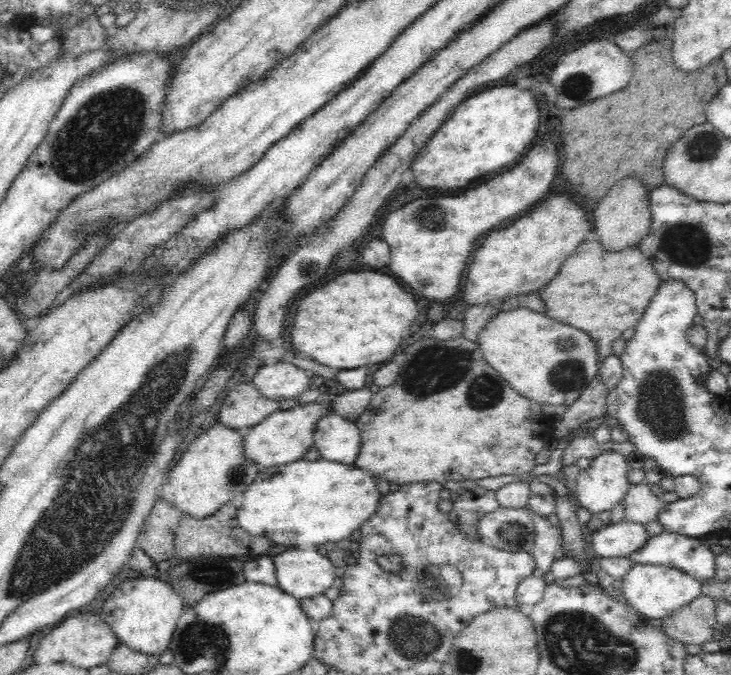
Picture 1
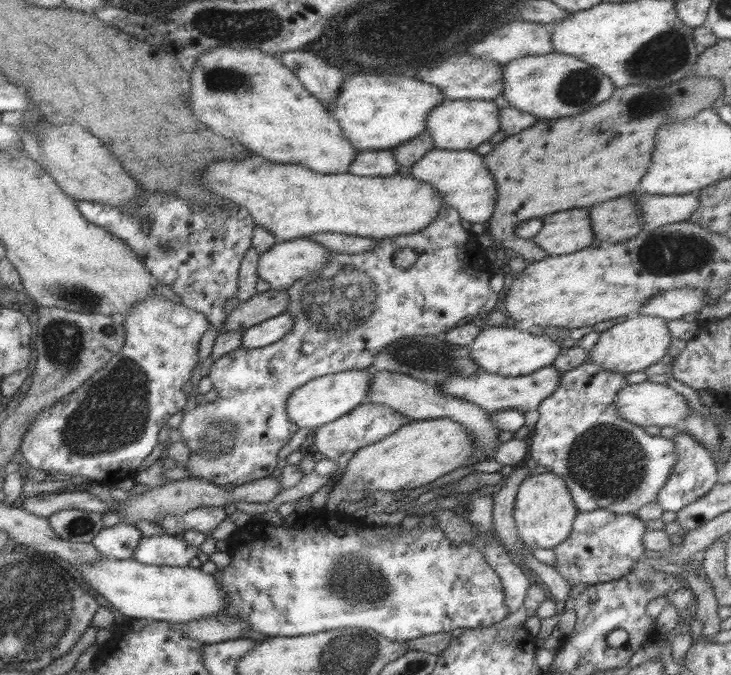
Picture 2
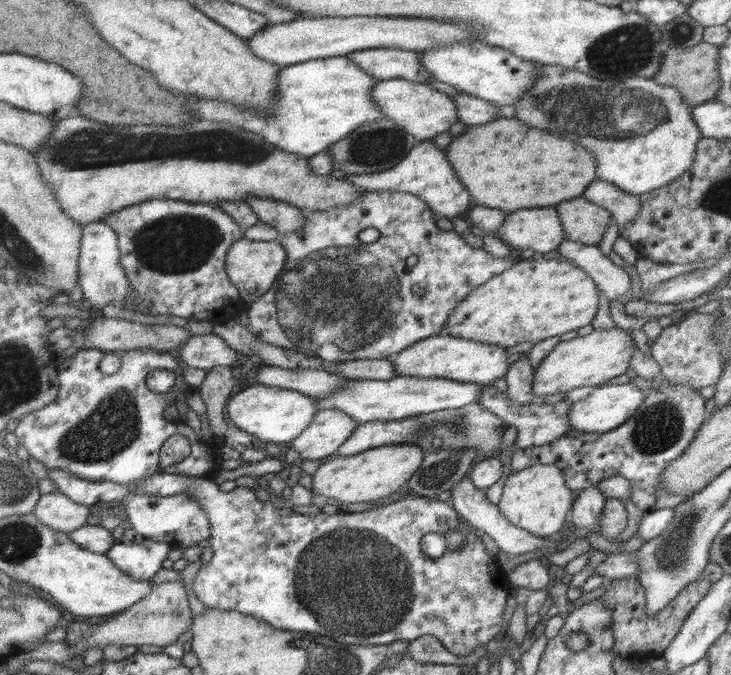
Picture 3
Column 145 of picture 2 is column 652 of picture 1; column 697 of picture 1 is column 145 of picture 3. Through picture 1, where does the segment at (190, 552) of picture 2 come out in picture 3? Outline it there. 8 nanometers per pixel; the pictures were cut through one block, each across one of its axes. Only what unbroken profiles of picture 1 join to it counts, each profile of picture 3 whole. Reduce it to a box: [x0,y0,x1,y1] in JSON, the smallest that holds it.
[105,538,171,580]

